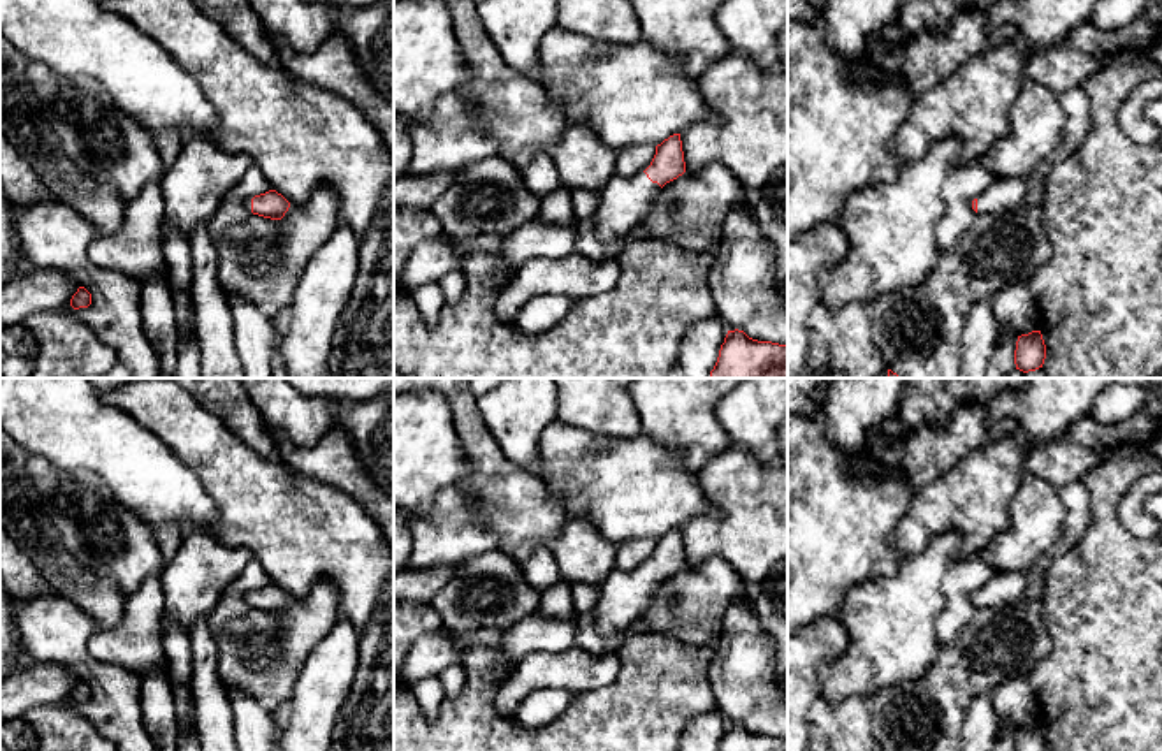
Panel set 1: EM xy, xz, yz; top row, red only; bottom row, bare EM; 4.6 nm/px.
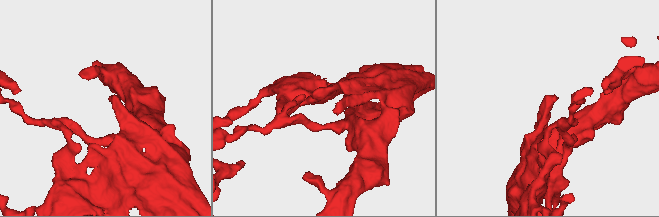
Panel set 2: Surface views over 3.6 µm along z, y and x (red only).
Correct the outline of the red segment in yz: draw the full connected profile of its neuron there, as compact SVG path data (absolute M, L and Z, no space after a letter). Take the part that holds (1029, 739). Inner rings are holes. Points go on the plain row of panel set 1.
M1041 725L1018 730L1014 751L1046 751L1046 739Z

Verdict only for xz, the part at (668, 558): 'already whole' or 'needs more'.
needs more

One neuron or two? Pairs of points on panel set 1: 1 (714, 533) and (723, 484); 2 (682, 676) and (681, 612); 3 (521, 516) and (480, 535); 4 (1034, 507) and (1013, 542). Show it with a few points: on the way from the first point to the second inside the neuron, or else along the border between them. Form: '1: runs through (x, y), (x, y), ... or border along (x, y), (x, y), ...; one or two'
1: runs through (726, 521), (732, 516), (732, 496); one
2: border along (640, 632), (712, 648); two
3: border along (470, 495), (494, 533), (496, 549); two
4: runs through (1034, 516), (1034, 521), (1022, 533); one

